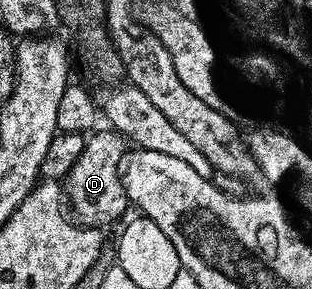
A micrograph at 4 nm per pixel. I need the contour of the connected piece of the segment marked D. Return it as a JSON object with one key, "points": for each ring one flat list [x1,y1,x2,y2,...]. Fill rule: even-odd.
{"points":[[104,127,101,133,95,133,93,132,85,140,84,150,66,178,66,184,68,184,66,201,70,206,71,216,85,227,112,225,127,209,130,209,122,176,122,162,126,156,126,148,124,149,126,138,123,133,111,127]]}

